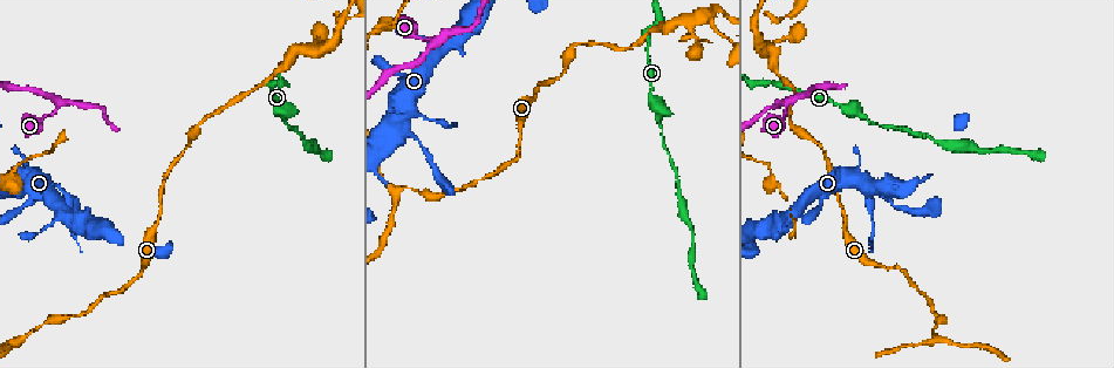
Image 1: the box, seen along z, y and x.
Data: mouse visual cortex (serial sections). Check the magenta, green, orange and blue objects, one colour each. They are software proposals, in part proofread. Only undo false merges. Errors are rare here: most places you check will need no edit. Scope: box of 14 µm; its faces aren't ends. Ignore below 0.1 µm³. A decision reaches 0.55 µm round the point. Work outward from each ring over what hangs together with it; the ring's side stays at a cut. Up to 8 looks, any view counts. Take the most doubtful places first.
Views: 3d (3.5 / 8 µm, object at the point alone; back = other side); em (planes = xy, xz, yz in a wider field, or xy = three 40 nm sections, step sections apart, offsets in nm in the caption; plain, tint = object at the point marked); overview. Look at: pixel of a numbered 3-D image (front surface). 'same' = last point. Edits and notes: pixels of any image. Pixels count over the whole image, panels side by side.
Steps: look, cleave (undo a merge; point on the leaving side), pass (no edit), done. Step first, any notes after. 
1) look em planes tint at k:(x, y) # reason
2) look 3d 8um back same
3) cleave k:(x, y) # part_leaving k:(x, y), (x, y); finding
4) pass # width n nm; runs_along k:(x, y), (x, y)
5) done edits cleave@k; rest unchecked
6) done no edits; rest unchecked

look 3d 3.5um at 1:(57, 102)

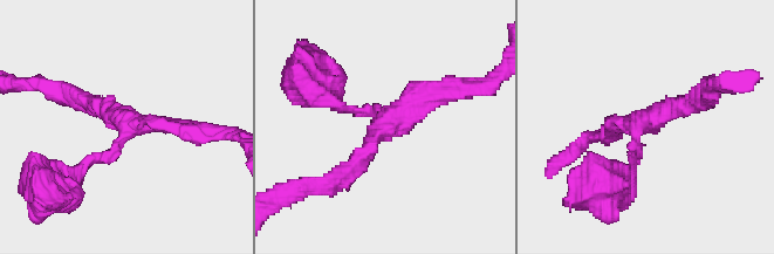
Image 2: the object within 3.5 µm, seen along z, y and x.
look em xy step 3 tint at 2:(639, 127)

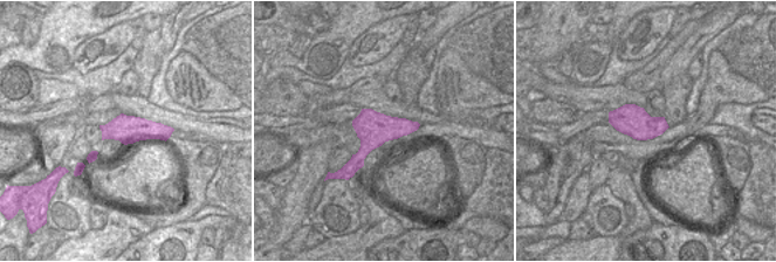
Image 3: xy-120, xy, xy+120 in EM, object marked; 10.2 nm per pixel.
look em xy step 5 tint same # another direction

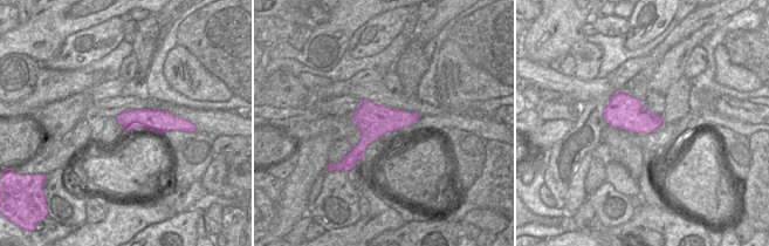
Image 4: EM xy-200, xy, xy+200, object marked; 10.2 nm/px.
pass # runs_along 2:(623, 178), (644, 121), (696, 100); one cell here

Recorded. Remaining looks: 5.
look 3d 3.5um at 1:(413, 114)

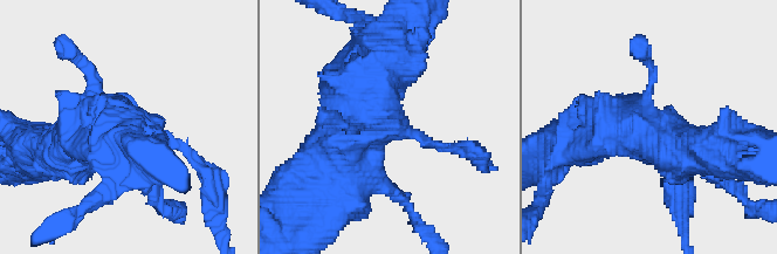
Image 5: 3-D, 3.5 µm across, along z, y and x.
look em planes tint at 5:(389, 121)

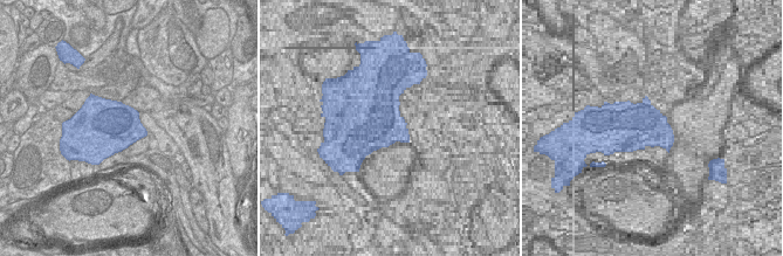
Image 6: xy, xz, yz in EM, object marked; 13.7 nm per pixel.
look em xy step 5 tint same

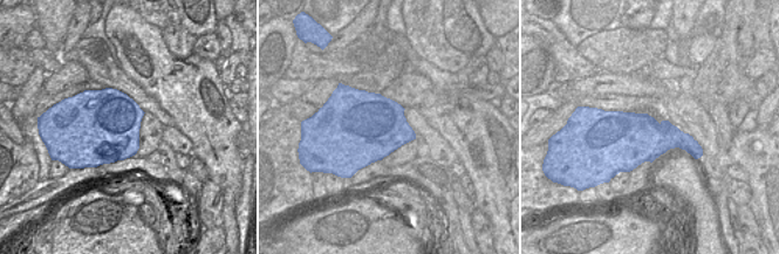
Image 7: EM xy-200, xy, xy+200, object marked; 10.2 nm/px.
pass # runs_along 5:(391, 40), (330, 177); continuous, no second cell

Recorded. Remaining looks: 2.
done no edits; rest unchecked

